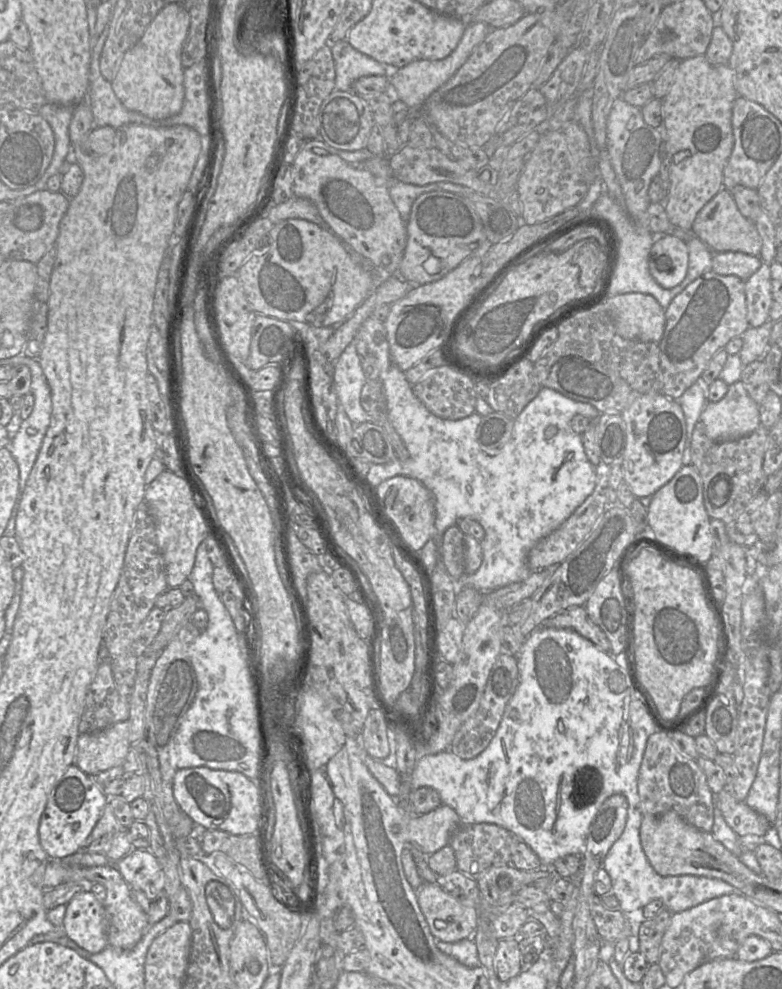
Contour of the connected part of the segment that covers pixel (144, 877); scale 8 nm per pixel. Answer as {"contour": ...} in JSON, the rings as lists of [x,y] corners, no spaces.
{"contour":[[[133,849],[119,861],[112,862],[130,888],[140,888],[160,876],[164,880],[164,874],[156,857],[148,849]]]}

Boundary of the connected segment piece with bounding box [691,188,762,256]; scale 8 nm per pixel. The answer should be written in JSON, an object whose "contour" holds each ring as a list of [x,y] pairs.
{"contour":[[[725,188],[721,189],[699,211],[691,231],[713,251],[737,251],[760,256],[762,239],[755,224],[739,211],[731,192]]]}

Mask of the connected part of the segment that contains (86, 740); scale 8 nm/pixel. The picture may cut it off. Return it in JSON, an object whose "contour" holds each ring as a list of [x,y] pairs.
{"contour":[[[125,720],[99,731],[80,734],[74,764],[88,774],[120,764],[131,750],[129,731],[129,722]]]}

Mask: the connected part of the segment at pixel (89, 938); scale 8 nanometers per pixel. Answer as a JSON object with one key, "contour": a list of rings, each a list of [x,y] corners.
{"contour":[[[82,890],[70,900],[62,928],[70,940],[91,954],[109,946],[105,908],[90,891]]]}

